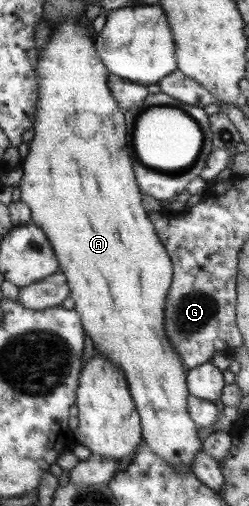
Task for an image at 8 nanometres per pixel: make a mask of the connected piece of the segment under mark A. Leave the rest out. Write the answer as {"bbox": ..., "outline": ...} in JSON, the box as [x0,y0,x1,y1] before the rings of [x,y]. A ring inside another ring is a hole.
{"bbox":[19,18,202,472],"outline":[[[64,18],[62,22],[51,25],[51,33],[48,42],[44,45],[42,52],[38,54],[37,79],[38,79],[38,105],[37,119],[34,120],[32,128],[33,135],[28,142],[28,154],[21,160],[22,177],[19,181],[19,201],[28,207],[31,214],[31,224],[38,226],[45,232],[45,237],[52,246],[54,254],[57,255],[59,271],[65,274],[69,286],[69,297],[74,301],[74,311],[81,315],[82,326],[85,327],[86,335],[92,341],[92,347],[100,354],[112,360],[114,364],[125,374],[128,382],[129,392],[132,394],[133,404],[137,405],[138,413],[141,414],[142,441],[146,447],[153,450],[153,453],[166,461],[174,470],[178,472],[192,472],[193,458],[202,451],[202,440],[197,436],[197,424],[193,421],[189,413],[189,389],[187,370],[182,365],[181,355],[172,345],[168,343],[163,330],[163,312],[166,301],[166,294],[172,283],[173,263],[168,258],[162,243],[158,240],[154,224],[149,221],[148,213],[144,212],[140,205],[139,187],[132,175],[132,161],[126,153],[126,136],[124,133],[124,119],[122,119],[122,109],[114,101],[109,90],[109,71],[96,57],[92,39],[86,31],[86,25],[77,21]]]}

